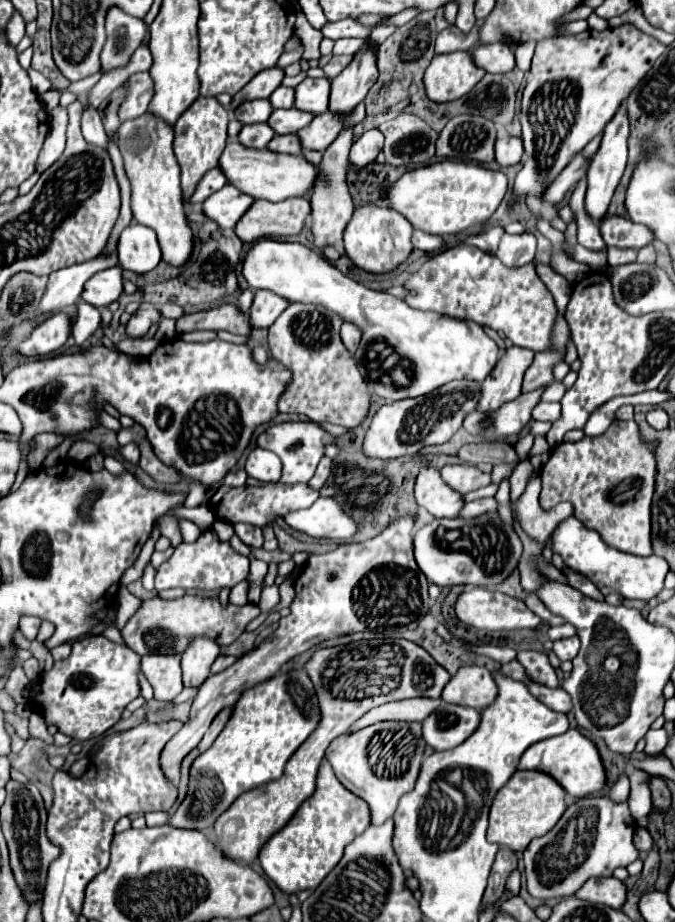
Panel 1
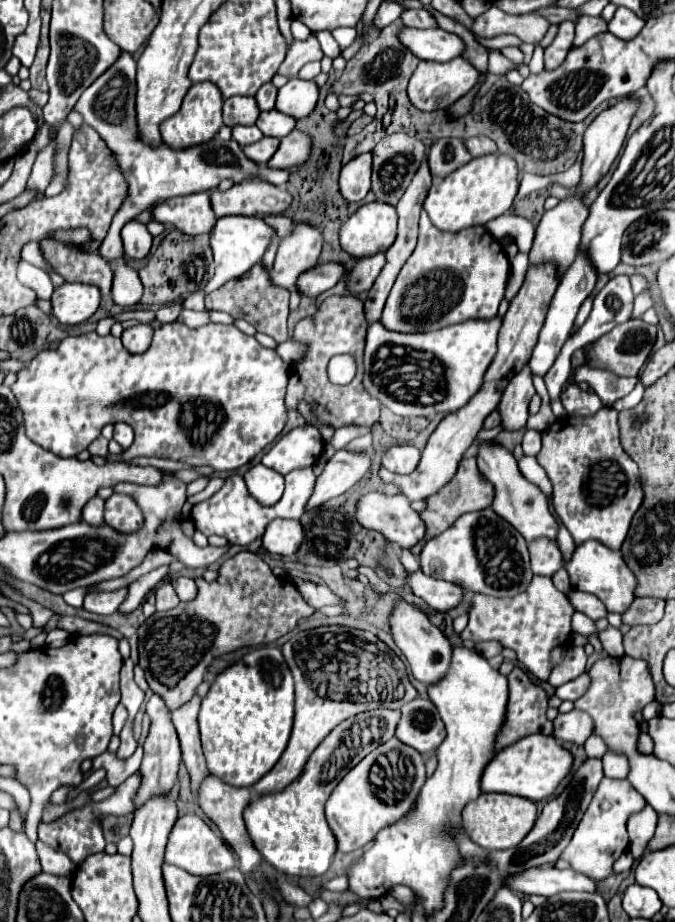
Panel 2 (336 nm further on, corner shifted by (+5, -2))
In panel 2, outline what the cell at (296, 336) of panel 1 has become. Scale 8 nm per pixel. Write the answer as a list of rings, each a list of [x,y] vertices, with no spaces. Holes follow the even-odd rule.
[[[333,295],[327,297],[313,317],[303,317],[293,331],[293,341],[307,345],[303,359],[291,365],[289,371],[289,387],[285,397],[287,411],[297,411],[299,403],[305,401],[311,405],[311,417],[317,423],[331,425],[333,429],[339,429],[343,425],[359,425],[359,427],[371,427],[379,421],[379,401],[373,399],[361,379],[363,375],[357,373],[355,379],[349,385],[333,385],[327,375],[327,363],[333,355],[349,353],[355,357],[357,365],[363,363],[363,347],[365,347],[365,331],[367,321],[363,315],[363,301],[355,295]]]

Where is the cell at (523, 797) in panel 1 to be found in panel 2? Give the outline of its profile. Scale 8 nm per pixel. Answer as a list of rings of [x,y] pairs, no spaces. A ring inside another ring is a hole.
[[[481,793],[479,799],[467,803],[463,809],[463,829],[487,851],[493,849],[511,849],[523,841],[523,837],[531,831],[537,819],[537,805],[525,797],[513,797],[507,793]]]

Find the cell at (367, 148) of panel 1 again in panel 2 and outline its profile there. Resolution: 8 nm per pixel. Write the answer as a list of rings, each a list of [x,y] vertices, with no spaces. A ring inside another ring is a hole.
[[[361,153],[355,159],[351,159],[347,165],[343,165],[341,177],[339,177],[339,187],[341,187],[341,195],[349,203],[361,201],[369,193],[371,161],[373,161],[371,153]]]

